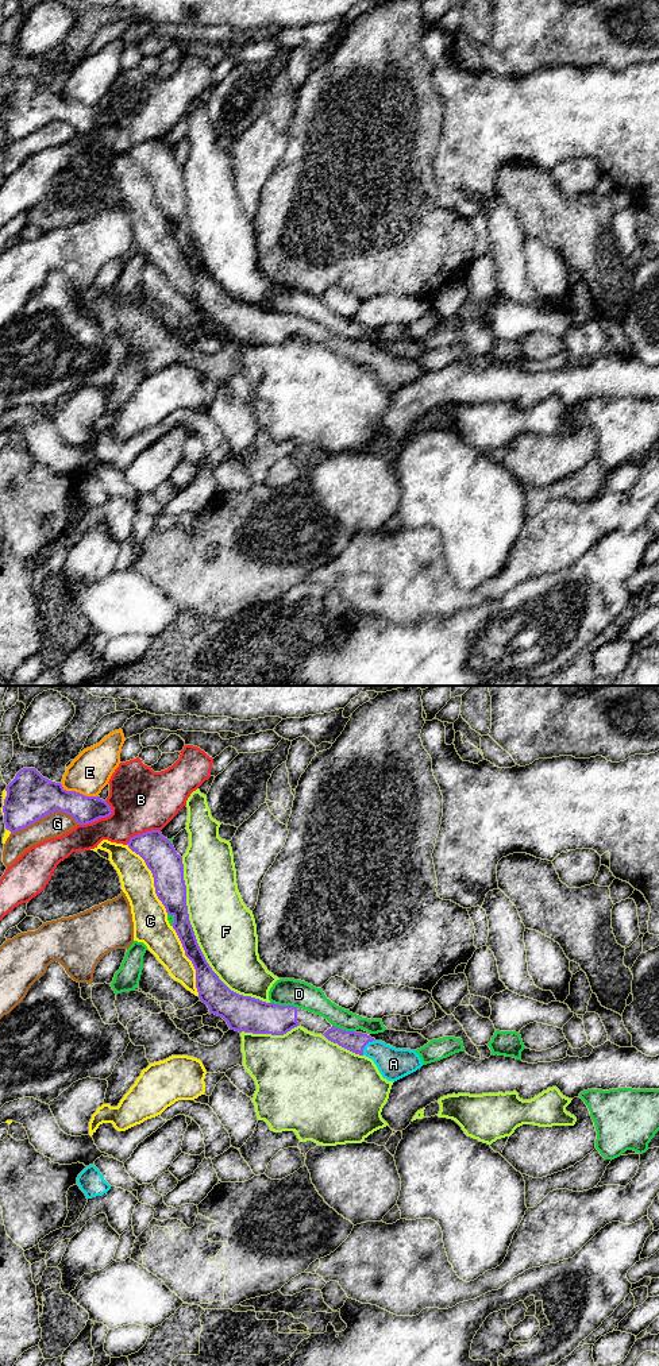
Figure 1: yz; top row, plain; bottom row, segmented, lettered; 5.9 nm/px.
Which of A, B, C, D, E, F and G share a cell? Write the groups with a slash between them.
A / B / C / D / E / F / G

